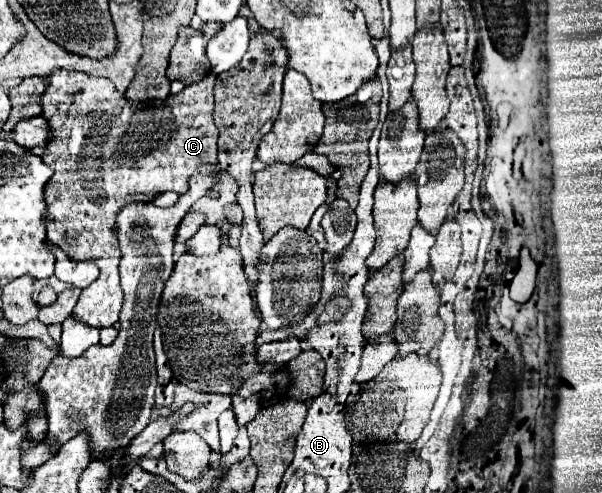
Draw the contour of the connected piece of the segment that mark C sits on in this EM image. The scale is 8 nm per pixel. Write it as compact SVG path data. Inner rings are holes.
M57 70L49 76L47 90L41 98L43 116L49 120L53 142L57 148L49 148L49 156L43 156L45 164L55 170L53 178L45 186L47 202L47 240L57 244L71 260L87 260L99 266L100 277L83 289L75 316L95 328L109 328L119 320L123 292L119 286L119 244L113 232L117 212L131 202L151 202L161 192L173 190L177 194L187 192L187 180L193 170L213 170L217 166L217 126L213 124L213 86L215 74L205 76L201 82L185 86L177 96L169 96L163 102L131 102L109 80L91 78L83 72Z

